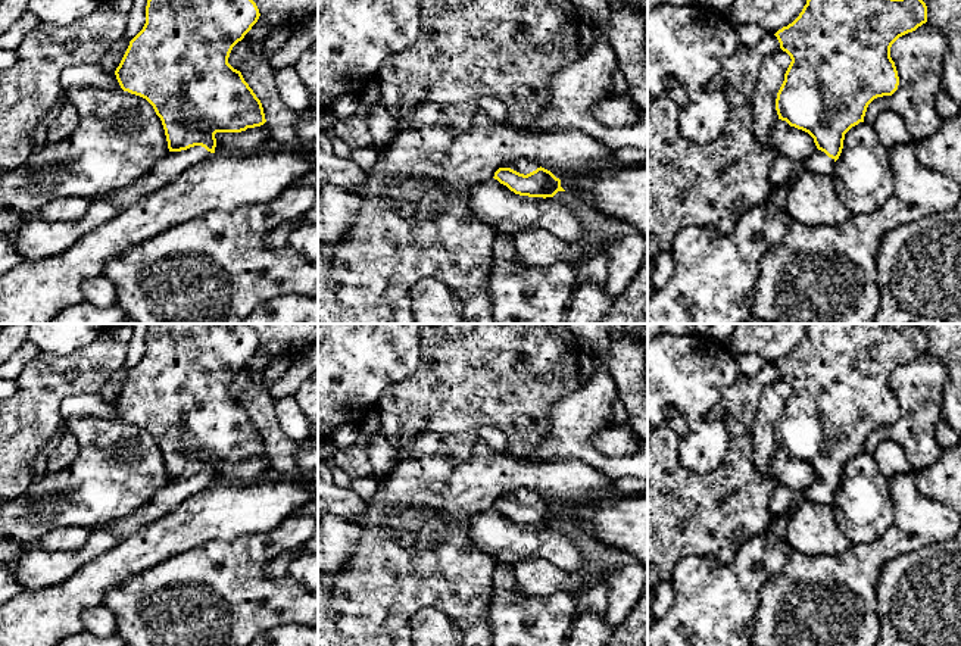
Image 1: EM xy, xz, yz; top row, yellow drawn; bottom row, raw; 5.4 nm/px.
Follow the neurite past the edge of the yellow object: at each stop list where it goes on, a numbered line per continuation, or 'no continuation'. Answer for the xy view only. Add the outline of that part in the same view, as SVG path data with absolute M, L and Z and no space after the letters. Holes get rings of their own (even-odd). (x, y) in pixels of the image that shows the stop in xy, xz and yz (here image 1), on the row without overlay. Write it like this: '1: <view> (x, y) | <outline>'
1: xy (168, 498) | M202 475L181 481L169 481L165 487L159 489L149 502L122 518L100 525L100 528L118 533L125 539L175 509L188 496L203 491L210 484L212 483Z

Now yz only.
1: yz (818, 492) | M817 478L799 494L799 497L820 505L833 505L834 493L834 489L829 487L824 481Z

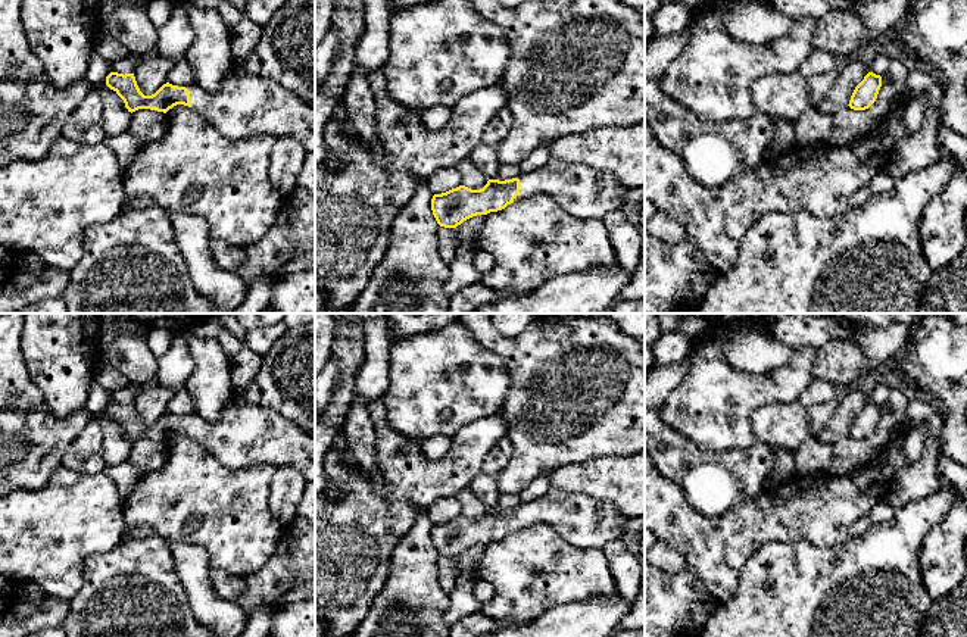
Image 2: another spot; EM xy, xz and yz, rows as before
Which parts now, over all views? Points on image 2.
1: xz (583, 521) | M555 487L517 508L520 524L514 531L543 522L570 544L590 550L599 550L611 540L620 540L627 521L627 516L609 500Z

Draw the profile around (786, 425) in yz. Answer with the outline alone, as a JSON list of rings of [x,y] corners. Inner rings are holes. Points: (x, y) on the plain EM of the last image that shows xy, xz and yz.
[[[799,402],[764,405],[754,413],[752,425],[759,441],[789,452],[810,438],[808,408]]]

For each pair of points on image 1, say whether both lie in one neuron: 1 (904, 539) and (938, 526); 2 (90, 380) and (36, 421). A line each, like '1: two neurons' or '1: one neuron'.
1: one neuron
2: one neuron

